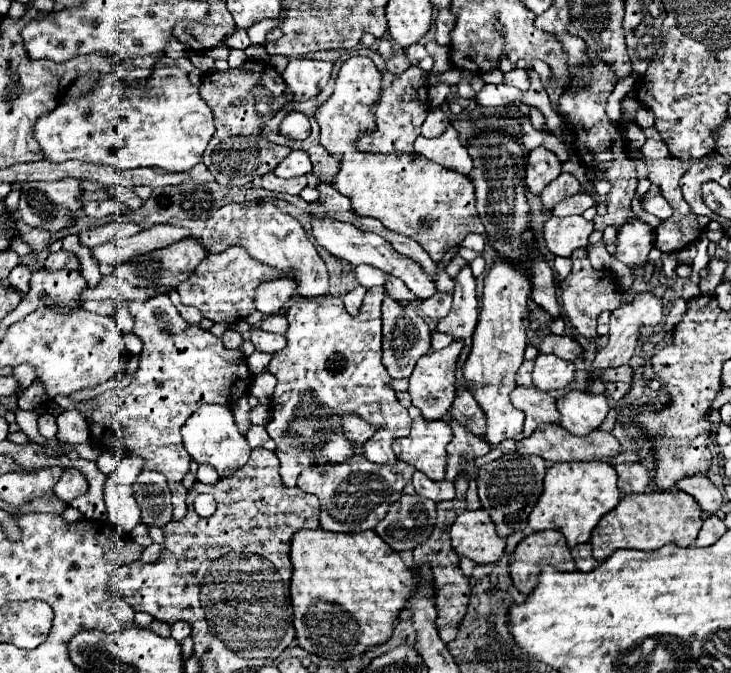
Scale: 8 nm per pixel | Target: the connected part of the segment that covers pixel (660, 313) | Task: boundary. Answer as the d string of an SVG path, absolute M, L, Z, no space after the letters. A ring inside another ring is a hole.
M644 291L640 295L634 297L632 303L622 303L612 315L610 315L610 341L608 345L596 355L594 363L592 363L592 371L590 371L590 377L594 375L594 371L604 371L608 367L618 367L618 365L624 365L630 361L630 357L634 355L634 347L636 347L636 341L640 339L640 329L644 325L658 325L662 323L664 319L664 303L662 303L662 297L650 293L650 291Z

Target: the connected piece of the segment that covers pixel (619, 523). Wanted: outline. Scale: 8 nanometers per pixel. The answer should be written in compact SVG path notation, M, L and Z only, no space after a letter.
M680 489L670 491L650 491L638 495L626 495L620 503L606 513L594 527L590 545L596 561L604 561L616 549L640 549L654 551L666 543L676 543L680 547L690 547L698 537L702 527L702 509L688 493Z

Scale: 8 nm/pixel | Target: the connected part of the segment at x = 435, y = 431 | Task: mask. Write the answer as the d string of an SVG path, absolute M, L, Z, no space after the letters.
M416 417L410 435L396 439L392 449L400 461L414 465L434 481L440 481L446 473L446 445L450 439L452 431L446 421L426 421L424 417Z

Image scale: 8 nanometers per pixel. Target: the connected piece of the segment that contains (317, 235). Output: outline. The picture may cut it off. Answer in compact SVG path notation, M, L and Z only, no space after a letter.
M312 217L312 237L318 245L322 245L326 251L330 251L332 255L344 259L344 261L350 261L352 265L358 265L358 263L368 263L384 273L390 273L390 275L396 275L400 277L408 289L418 297L418 299L428 299L436 293L436 283L430 279L430 275L422 269L420 263L416 263L414 259L406 257L406 255L400 255L388 241L384 241L380 235L376 233L370 233L370 231L362 231L354 225L348 225L348 223L342 223L342 221L336 221L336 219L330 219L330 217L322 217L322 219L316 219Z

